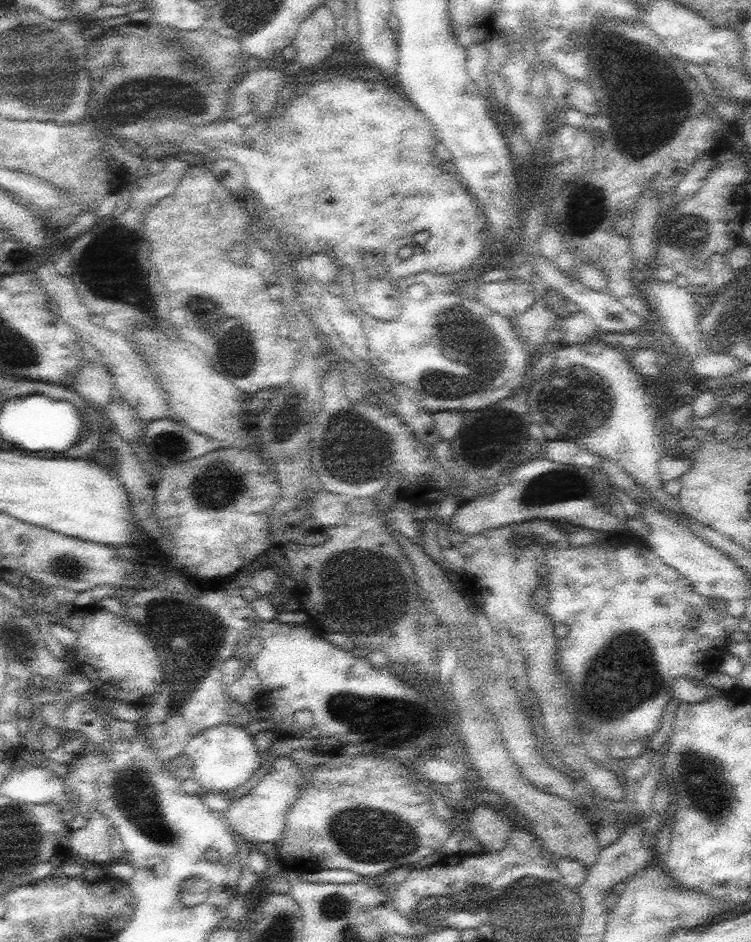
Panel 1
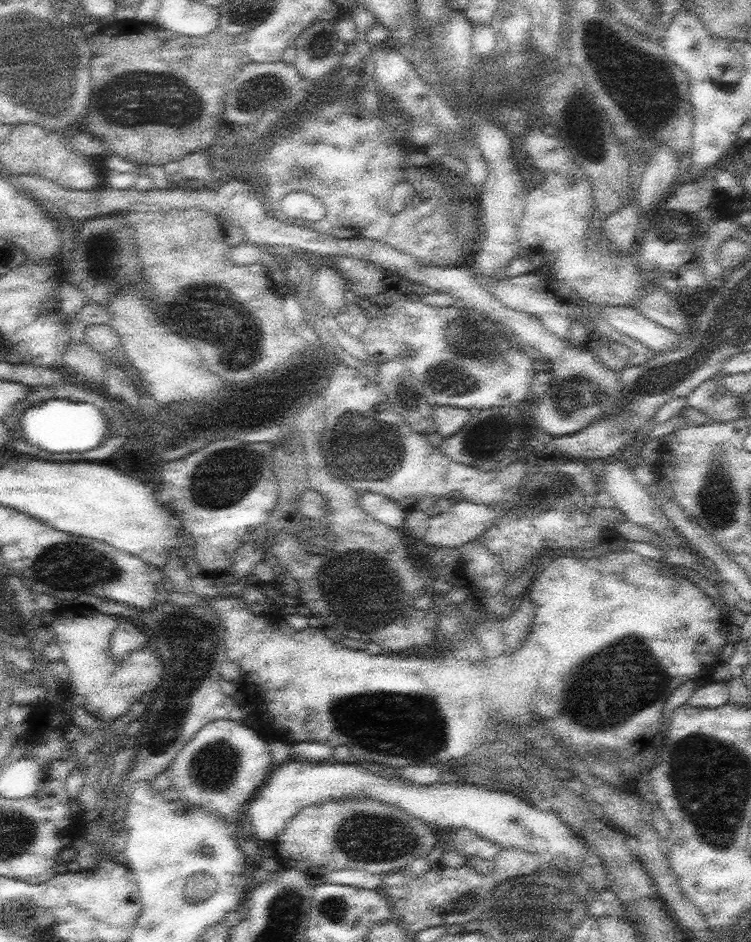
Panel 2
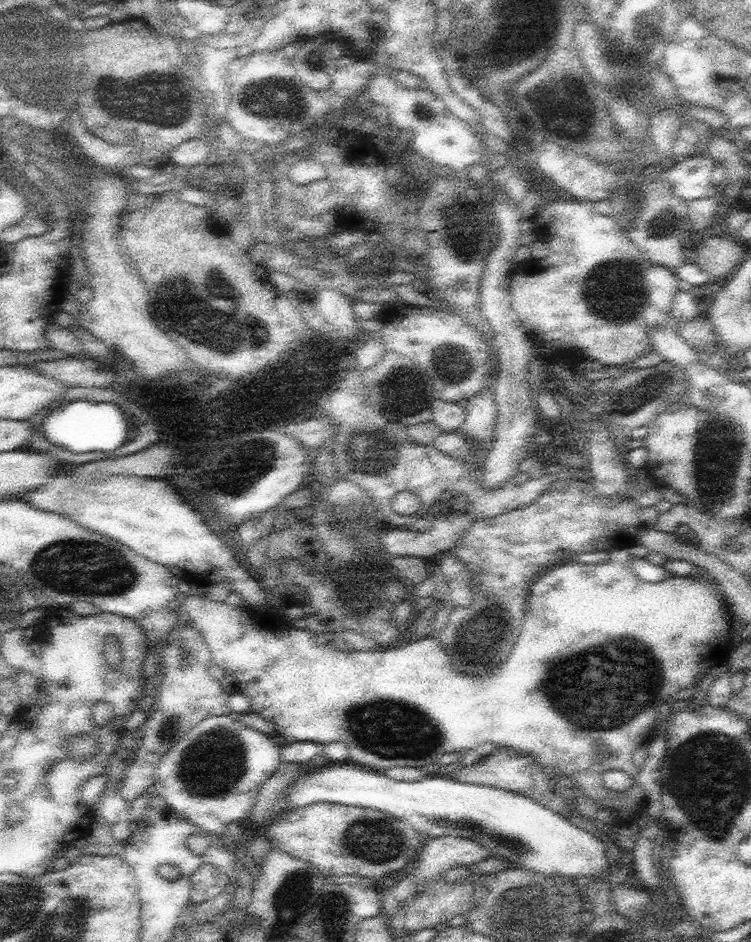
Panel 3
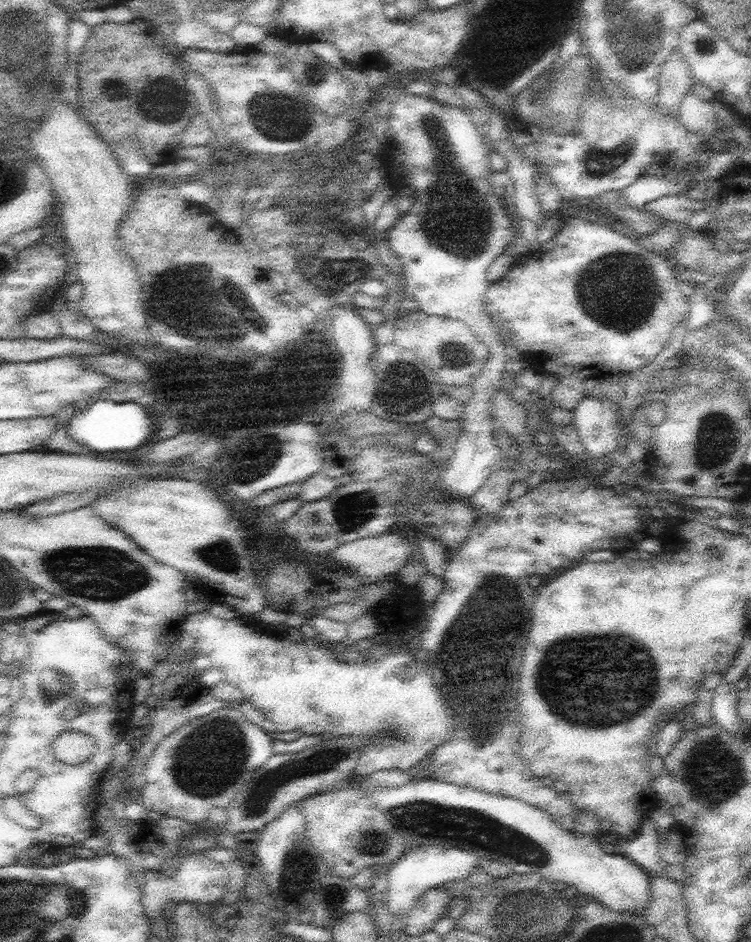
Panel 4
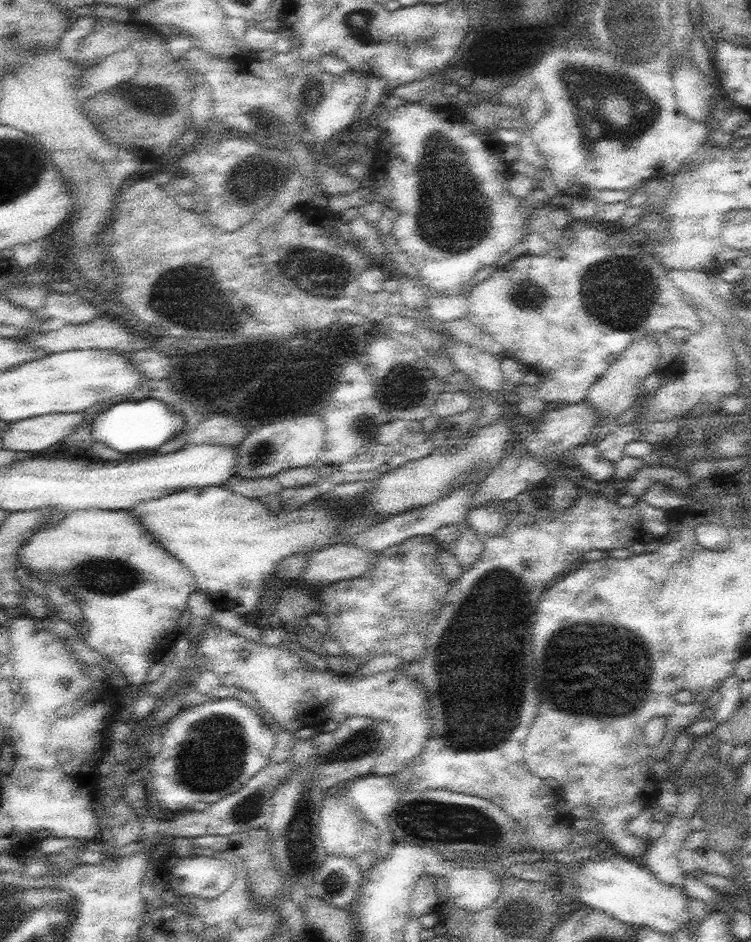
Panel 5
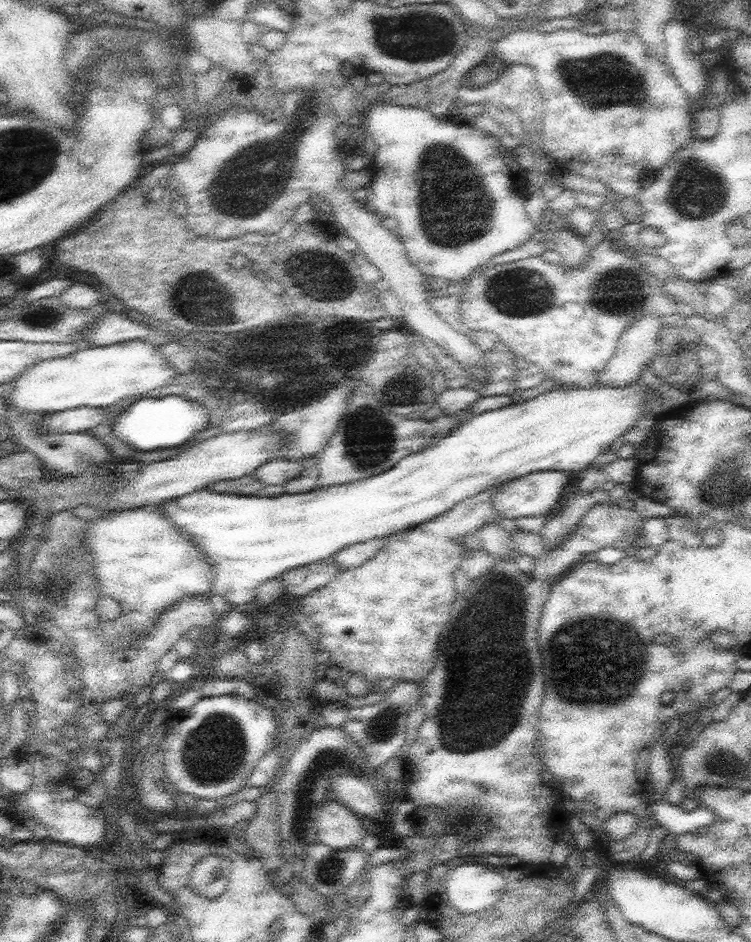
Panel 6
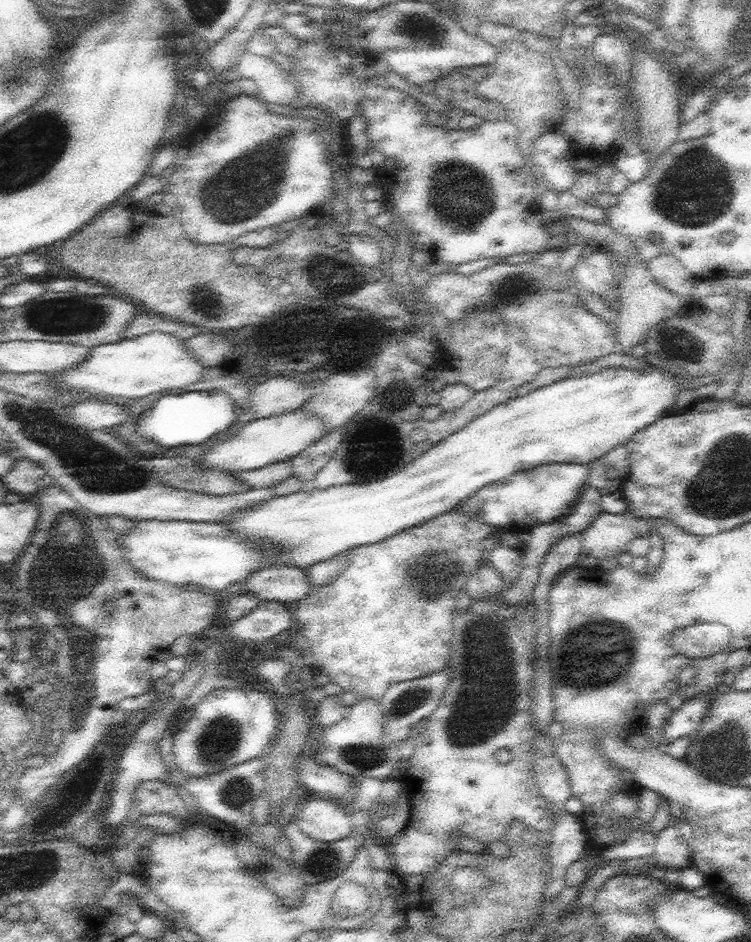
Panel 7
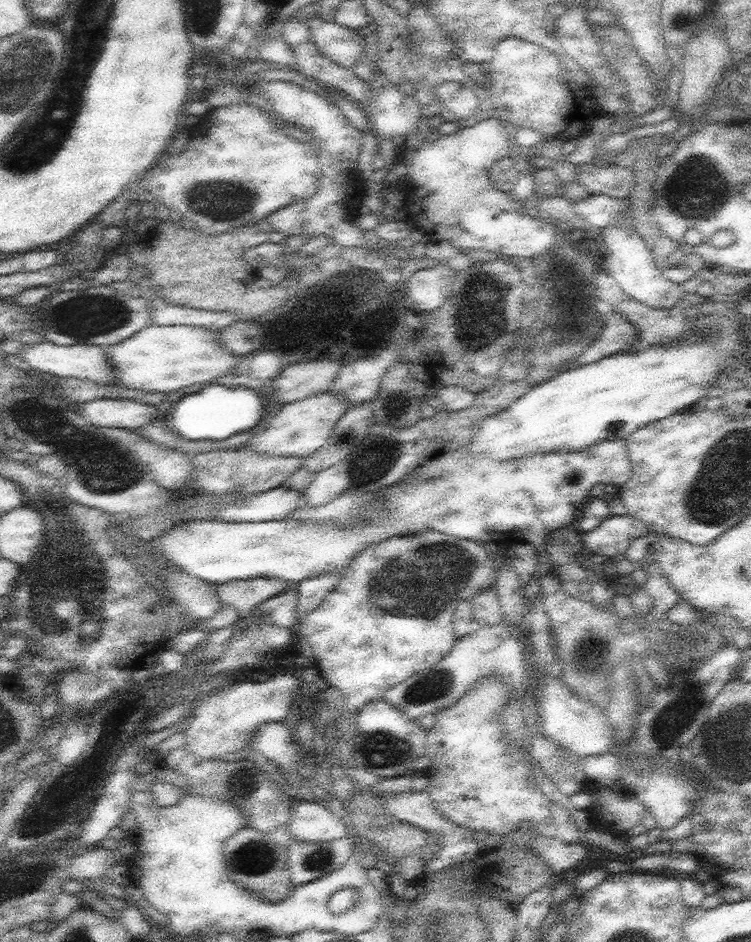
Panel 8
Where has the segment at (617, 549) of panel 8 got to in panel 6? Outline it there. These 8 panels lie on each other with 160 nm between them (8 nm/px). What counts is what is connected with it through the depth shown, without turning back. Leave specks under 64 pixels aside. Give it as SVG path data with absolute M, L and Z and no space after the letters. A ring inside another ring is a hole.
M617 503L597 504L577 525L576 530L555 548L547 546L541 533L528 533L520 529L512 532L513 544L509 556L496 558L494 568L469 583L469 587L455 598L450 620L438 640L436 663L424 681L418 682L422 693L422 709L426 720L418 727L417 739L405 754L402 798L420 802L423 806L438 807L444 812L455 808L481 810L491 818L489 829L477 839L461 839L456 833L449 837L438 835L404 838L410 874L429 872L438 864L444 864L464 854L516 855L522 864L548 863L553 844L562 827L569 824L572 813L563 805L565 796L554 792L544 783L545 764L535 754L535 742L540 728L540 710L544 702L544 674L538 648L538 630L541 616L548 602L552 585L561 576L586 560L588 554L602 548L625 549L633 546L643 534L645 518L636 508L624 508ZM528 555L534 559L534 568L523 572L516 560Z

